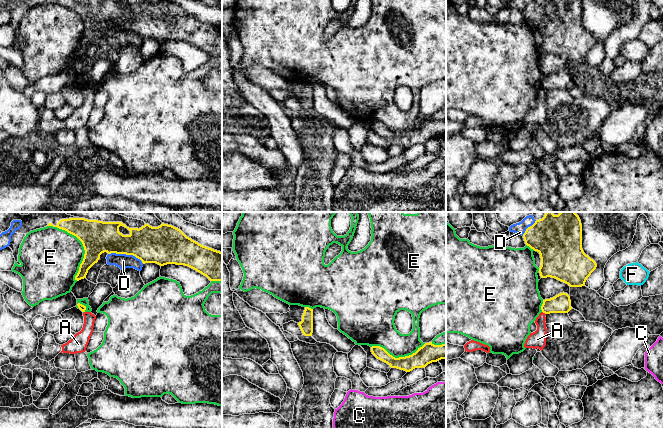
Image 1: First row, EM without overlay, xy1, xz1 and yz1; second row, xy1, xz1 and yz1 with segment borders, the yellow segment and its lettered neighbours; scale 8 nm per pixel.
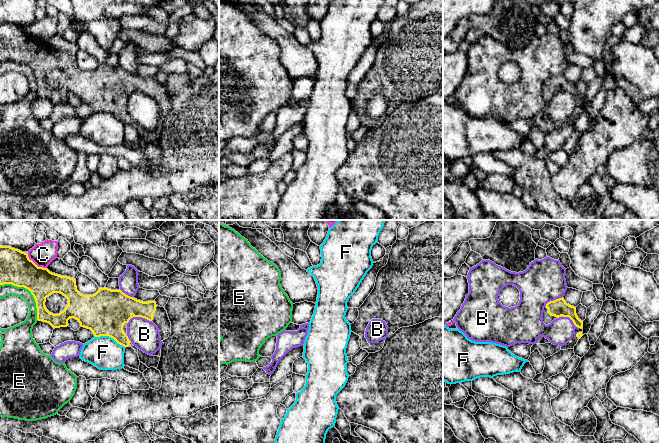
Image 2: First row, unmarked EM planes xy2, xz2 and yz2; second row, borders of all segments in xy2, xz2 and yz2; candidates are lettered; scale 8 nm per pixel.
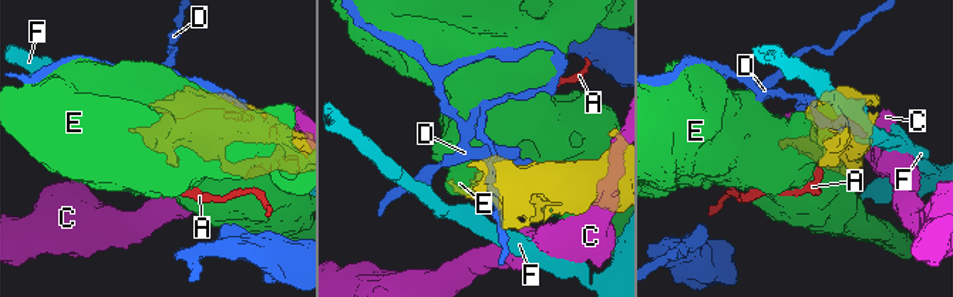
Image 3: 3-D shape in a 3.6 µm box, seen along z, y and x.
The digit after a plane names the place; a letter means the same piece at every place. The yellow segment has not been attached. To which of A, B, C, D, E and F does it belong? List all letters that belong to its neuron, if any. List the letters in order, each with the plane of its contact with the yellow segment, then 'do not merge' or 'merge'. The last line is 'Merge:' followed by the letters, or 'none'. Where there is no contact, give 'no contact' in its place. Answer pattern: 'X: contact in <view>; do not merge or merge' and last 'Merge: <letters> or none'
A: contact in yz1; do not merge
B: contact in xy2; do not merge
C: contact in xy2; do not merge
D: contact in xy1; do not merge
E: contact in xy1; do not merge
F: contact in xy2; do not merge
Merge: none

